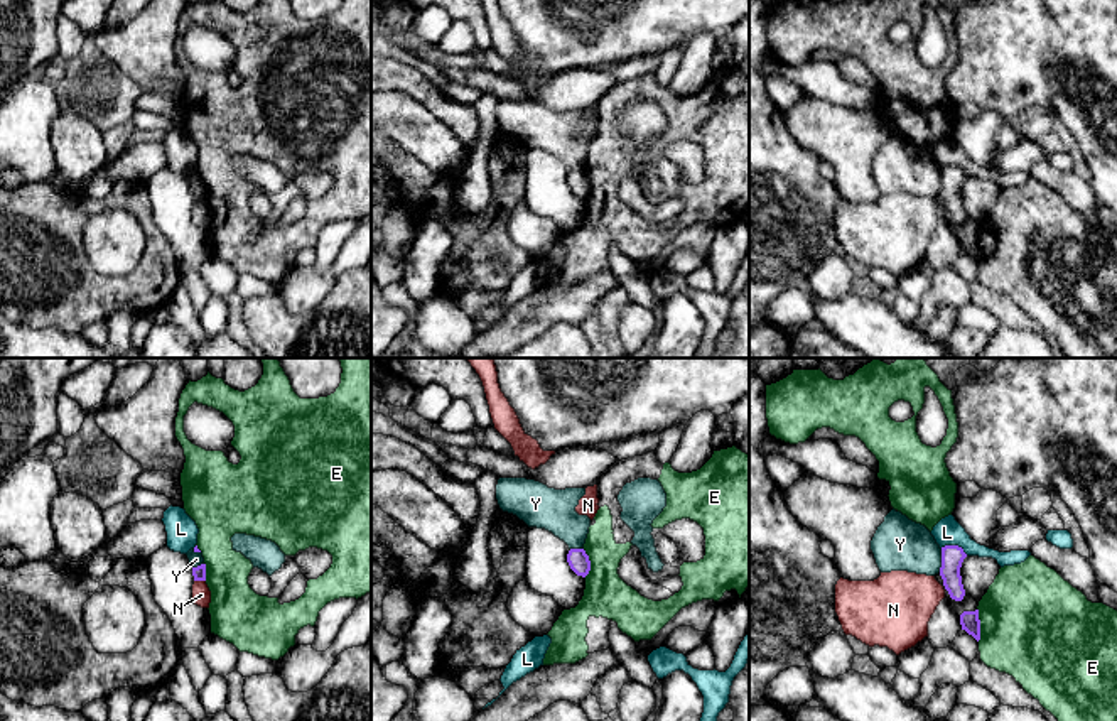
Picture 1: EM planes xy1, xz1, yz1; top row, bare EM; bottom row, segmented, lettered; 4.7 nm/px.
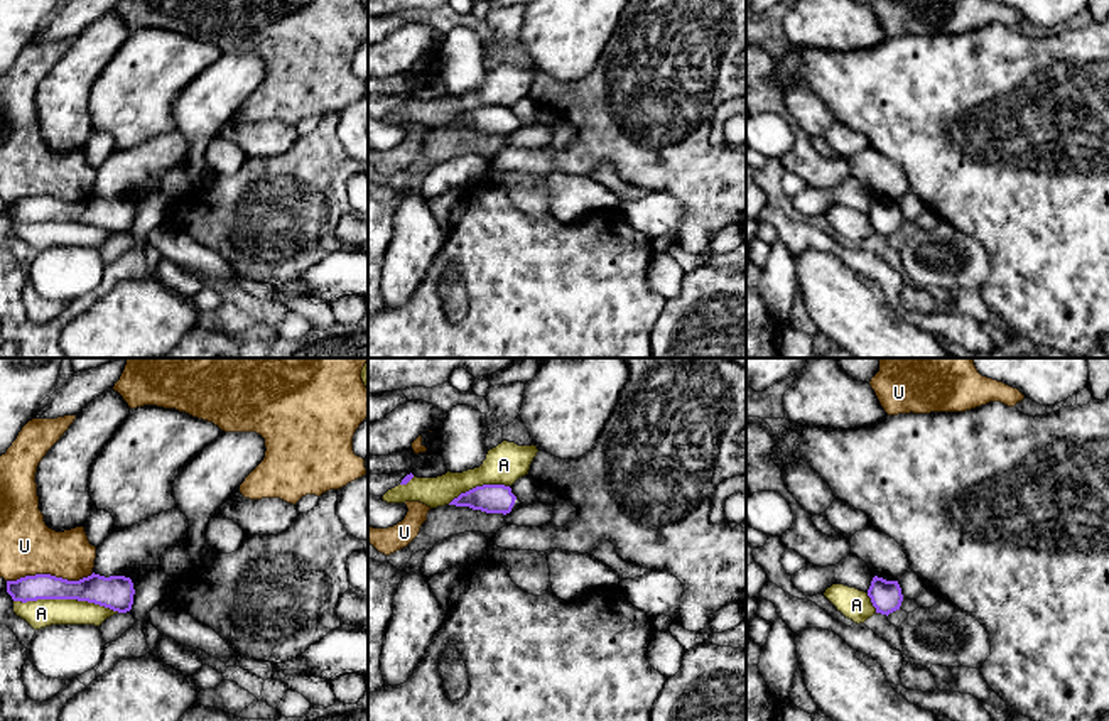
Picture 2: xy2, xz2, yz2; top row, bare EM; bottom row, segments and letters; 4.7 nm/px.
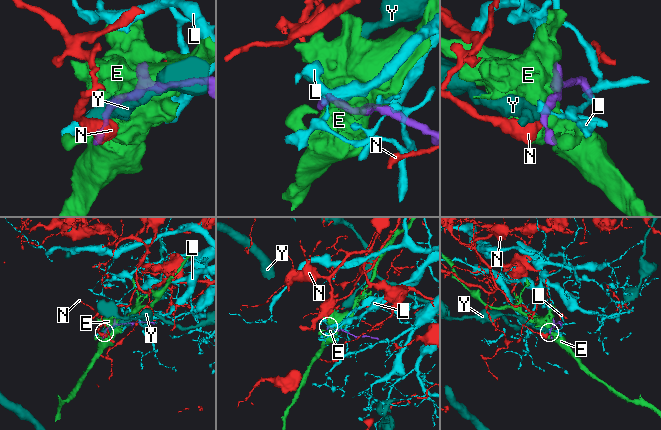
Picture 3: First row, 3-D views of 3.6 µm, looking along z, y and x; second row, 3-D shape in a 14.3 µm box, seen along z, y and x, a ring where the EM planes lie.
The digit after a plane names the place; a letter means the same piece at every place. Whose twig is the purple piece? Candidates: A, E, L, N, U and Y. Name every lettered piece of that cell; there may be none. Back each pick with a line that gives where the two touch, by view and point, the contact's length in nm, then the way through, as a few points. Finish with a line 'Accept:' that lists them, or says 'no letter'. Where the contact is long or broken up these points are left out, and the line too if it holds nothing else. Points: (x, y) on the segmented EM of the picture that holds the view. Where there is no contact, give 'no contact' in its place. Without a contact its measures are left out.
Accept: no letter

